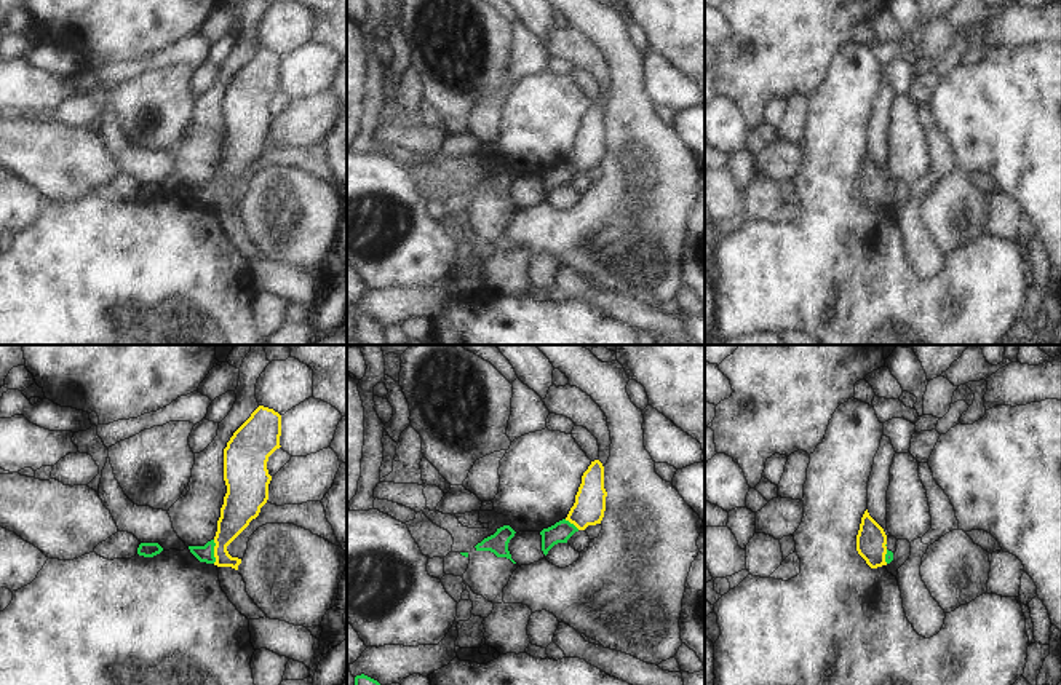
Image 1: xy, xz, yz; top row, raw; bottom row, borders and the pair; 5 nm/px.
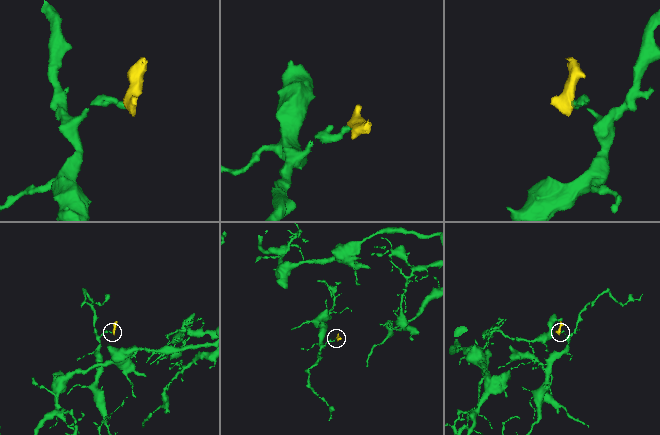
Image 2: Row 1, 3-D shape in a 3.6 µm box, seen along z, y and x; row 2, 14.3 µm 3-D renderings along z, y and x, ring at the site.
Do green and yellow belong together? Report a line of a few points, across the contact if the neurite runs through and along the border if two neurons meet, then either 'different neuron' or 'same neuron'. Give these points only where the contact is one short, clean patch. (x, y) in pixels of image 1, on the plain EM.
line xy (213, 182), (214, 205); different neuron

